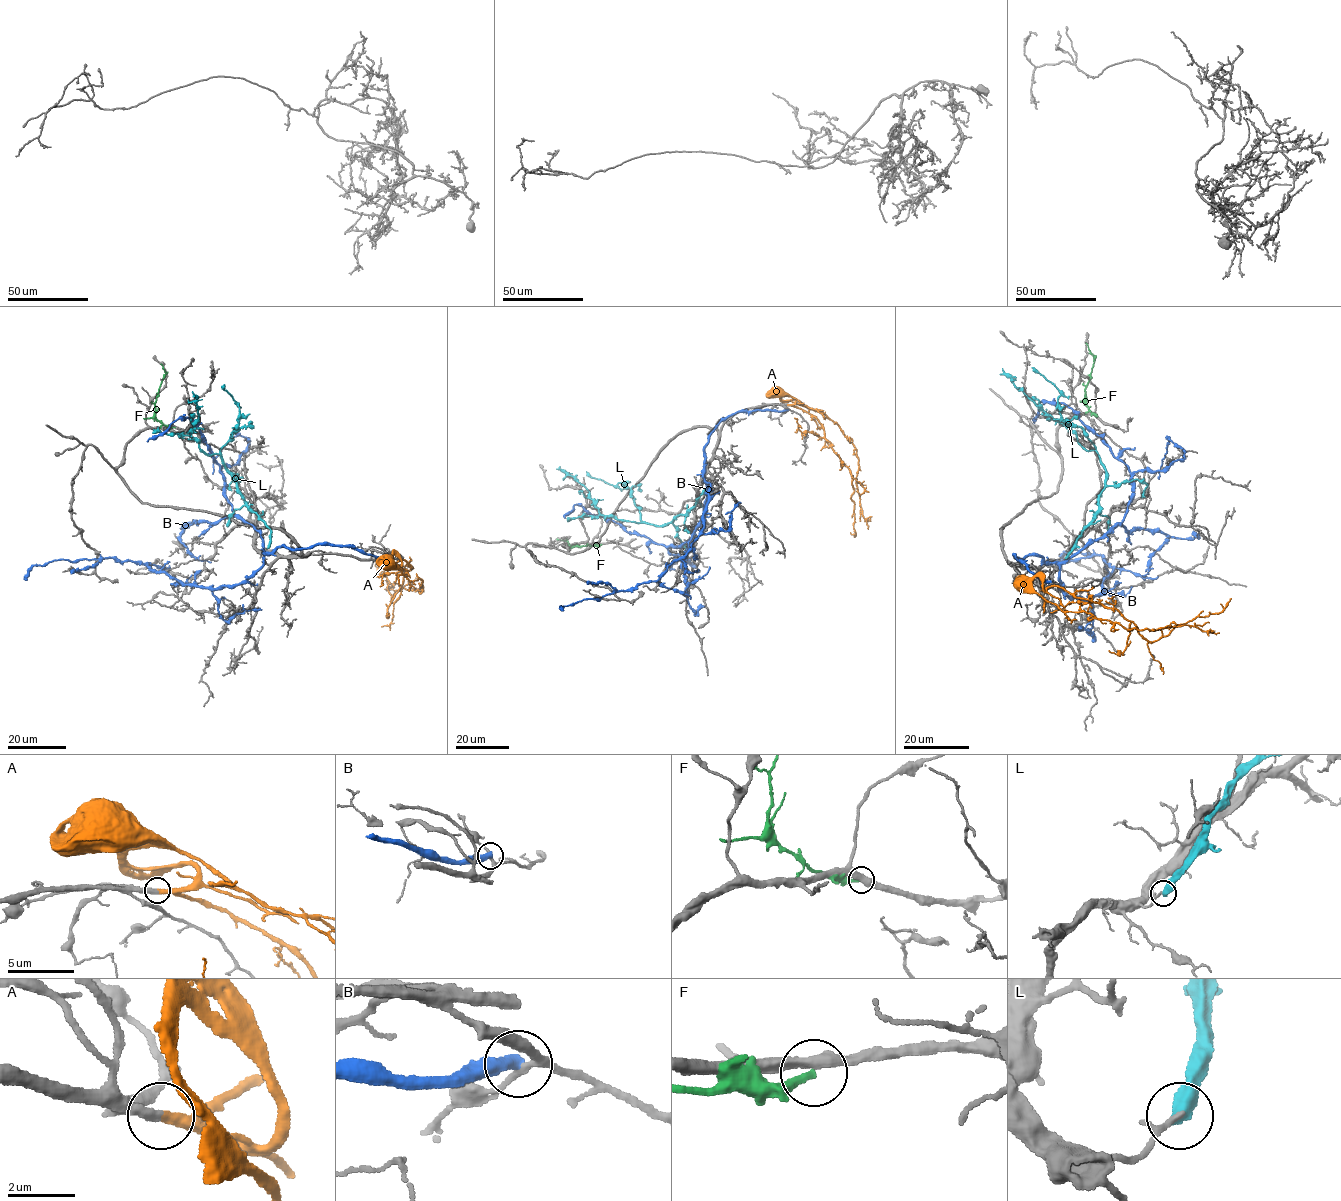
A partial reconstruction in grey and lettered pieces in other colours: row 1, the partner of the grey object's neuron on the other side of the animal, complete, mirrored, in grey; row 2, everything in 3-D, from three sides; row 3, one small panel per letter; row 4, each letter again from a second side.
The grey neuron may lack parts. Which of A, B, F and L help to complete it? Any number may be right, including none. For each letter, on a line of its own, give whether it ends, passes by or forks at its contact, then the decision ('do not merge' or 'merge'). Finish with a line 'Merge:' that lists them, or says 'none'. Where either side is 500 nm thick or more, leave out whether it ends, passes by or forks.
A: it ends | merge
B: it ends | do not merge
F: it ends | do not merge
L: do not merge
Merge: A

